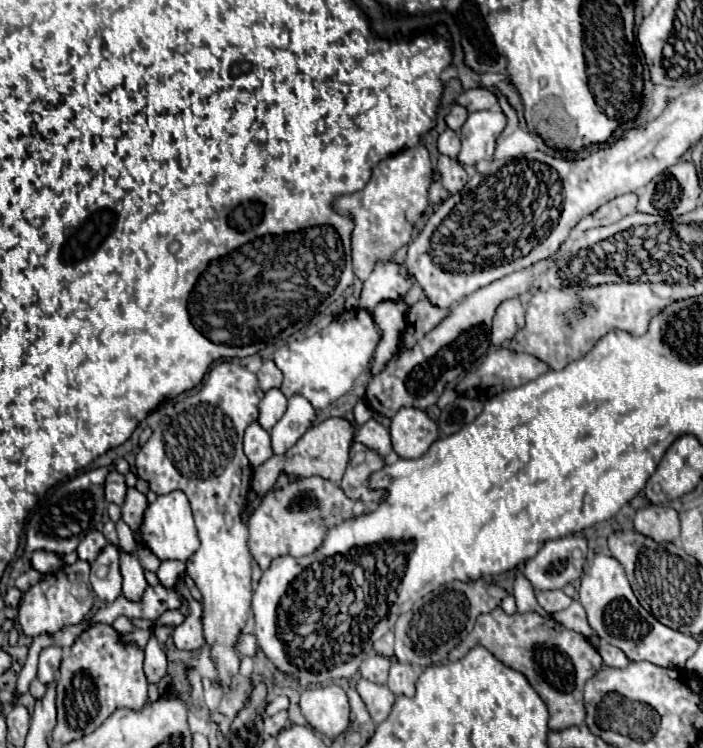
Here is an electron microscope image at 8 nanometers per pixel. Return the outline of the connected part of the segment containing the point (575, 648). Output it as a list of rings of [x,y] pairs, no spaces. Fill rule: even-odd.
[[[494,608],[490,614],[478,616],[474,632],[470,632],[448,658],[458,660],[476,644],[482,644],[496,660],[528,678],[530,686],[538,692],[550,712],[550,730],[566,730],[584,722],[584,684],[600,670],[602,658],[582,634],[564,628],[552,618],[542,618],[540,614],[506,614],[502,608]]]

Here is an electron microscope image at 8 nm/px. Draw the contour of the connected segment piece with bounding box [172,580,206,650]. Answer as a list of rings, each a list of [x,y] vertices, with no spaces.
[[[183,580],[178,581],[176,590],[188,602],[188,614],[186,614],[184,622],[174,628],[172,640],[174,640],[176,648],[180,648],[180,650],[202,648],[206,644],[204,634],[202,634],[202,622],[200,622],[202,604],[193,599]]]

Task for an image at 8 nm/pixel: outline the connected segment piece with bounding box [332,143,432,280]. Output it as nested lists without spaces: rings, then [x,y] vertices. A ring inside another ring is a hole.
[[[422,143],[384,158],[374,170],[364,190],[340,196],[332,208],[342,216],[352,216],[352,266],[360,280],[366,280],[378,260],[390,260],[394,252],[410,240],[414,222],[428,206],[428,186],[432,182],[429,153]]]

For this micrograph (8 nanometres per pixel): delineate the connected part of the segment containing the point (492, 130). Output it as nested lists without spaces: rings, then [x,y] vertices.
[[[496,110],[474,112],[466,118],[466,124],[460,128],[462,148],[458,154],[460,164],[478,164],[480,160],[490,160],[494,156],[496,138],[506,126],[506,116]]]

